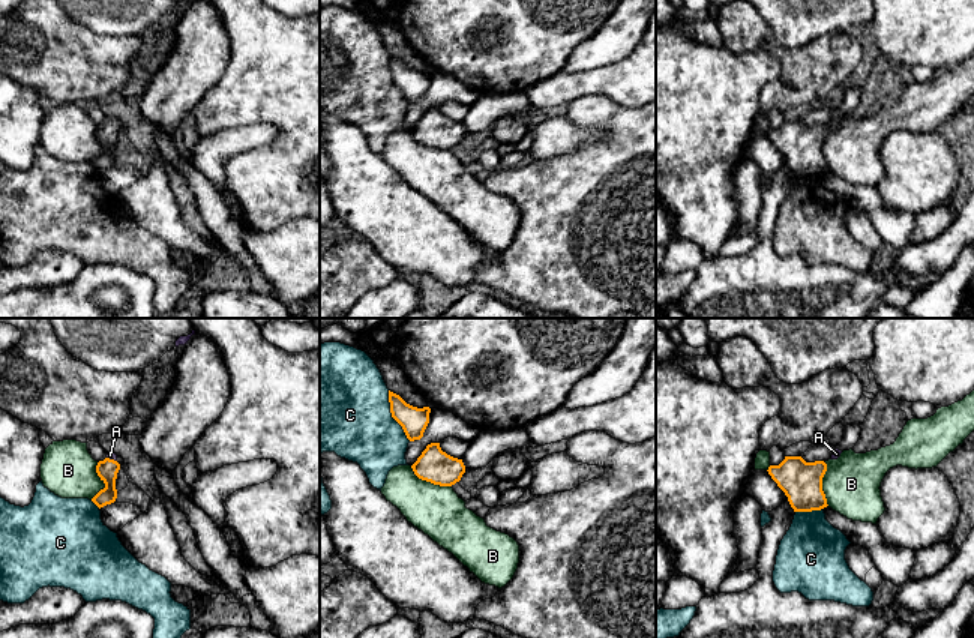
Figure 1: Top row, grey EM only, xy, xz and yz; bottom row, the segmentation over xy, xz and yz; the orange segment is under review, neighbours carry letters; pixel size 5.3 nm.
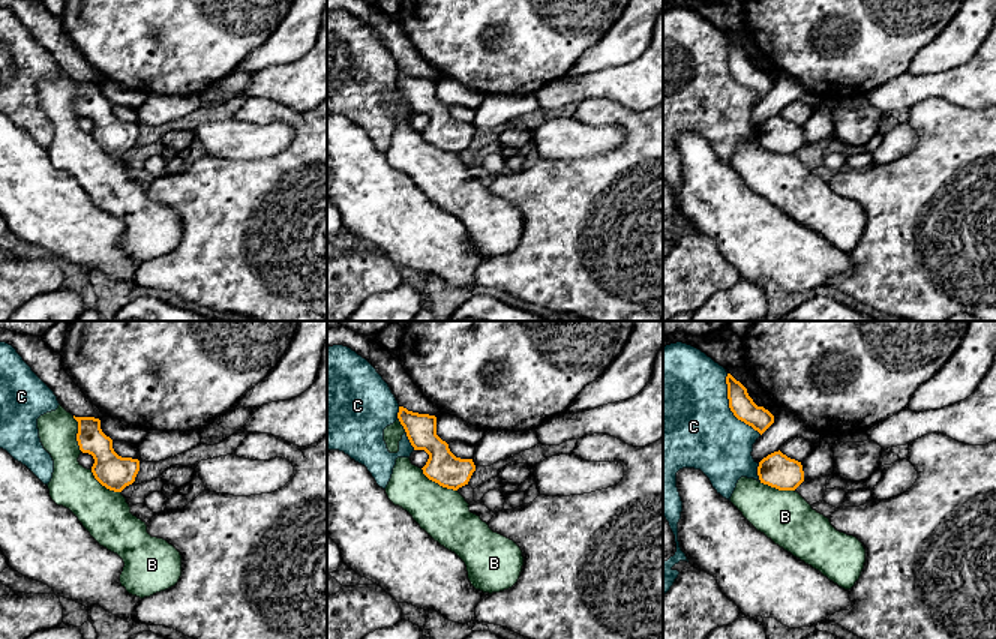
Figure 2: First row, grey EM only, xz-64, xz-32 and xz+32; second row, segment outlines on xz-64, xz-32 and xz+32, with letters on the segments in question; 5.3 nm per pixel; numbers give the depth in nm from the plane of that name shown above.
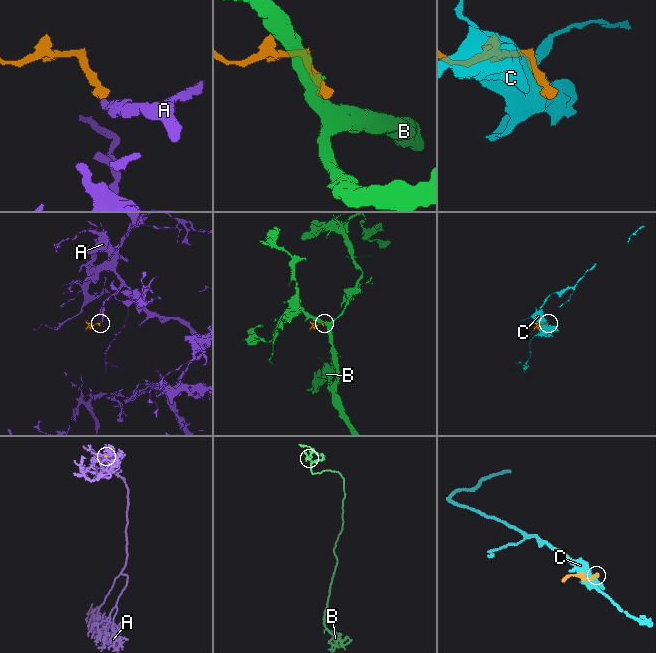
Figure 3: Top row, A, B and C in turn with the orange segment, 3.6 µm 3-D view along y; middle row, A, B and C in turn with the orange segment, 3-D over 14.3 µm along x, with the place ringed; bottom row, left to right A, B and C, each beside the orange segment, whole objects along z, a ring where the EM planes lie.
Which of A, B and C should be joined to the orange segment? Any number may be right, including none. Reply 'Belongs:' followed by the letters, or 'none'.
Belongs: A

